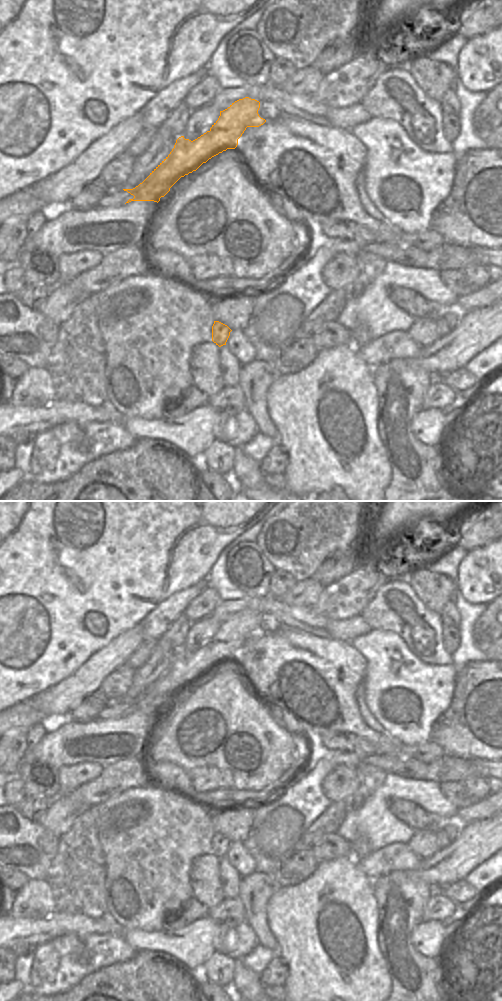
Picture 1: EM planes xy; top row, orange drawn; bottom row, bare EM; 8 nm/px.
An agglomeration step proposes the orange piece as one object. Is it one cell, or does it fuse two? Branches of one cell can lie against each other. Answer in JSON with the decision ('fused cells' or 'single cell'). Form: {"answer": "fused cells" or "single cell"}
{"answer": "fused cells"}

